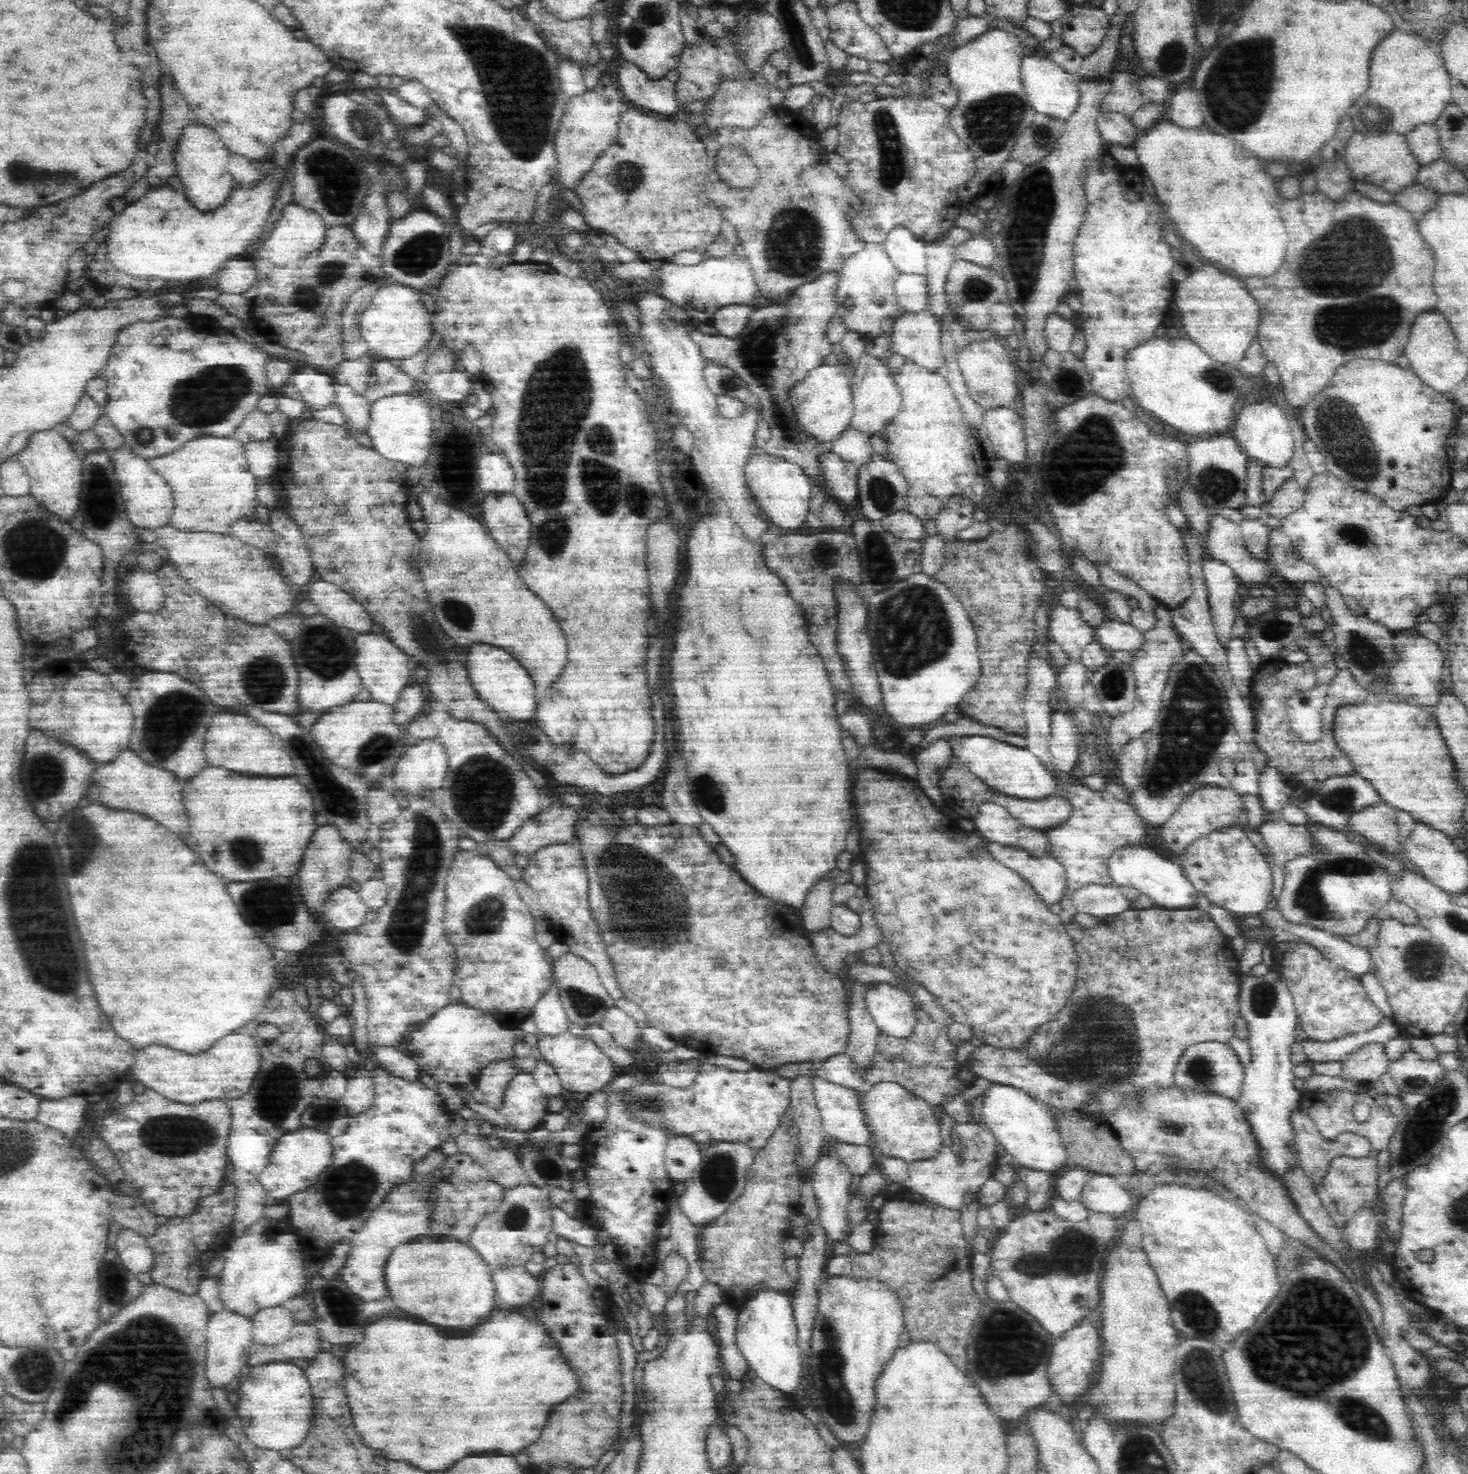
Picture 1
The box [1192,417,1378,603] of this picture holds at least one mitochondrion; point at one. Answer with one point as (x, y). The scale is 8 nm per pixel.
(1220, 486)

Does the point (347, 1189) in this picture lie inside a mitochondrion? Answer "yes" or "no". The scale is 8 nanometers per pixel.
yes

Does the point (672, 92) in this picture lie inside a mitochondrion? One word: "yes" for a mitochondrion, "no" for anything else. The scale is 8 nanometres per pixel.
no

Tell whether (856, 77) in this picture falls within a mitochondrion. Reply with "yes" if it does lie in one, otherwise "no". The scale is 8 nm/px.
no

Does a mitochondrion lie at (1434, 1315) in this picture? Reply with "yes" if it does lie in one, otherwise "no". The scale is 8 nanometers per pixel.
no

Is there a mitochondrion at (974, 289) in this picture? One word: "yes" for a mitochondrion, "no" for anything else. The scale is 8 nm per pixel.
yes

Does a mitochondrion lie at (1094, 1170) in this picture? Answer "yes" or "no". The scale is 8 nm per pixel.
no

